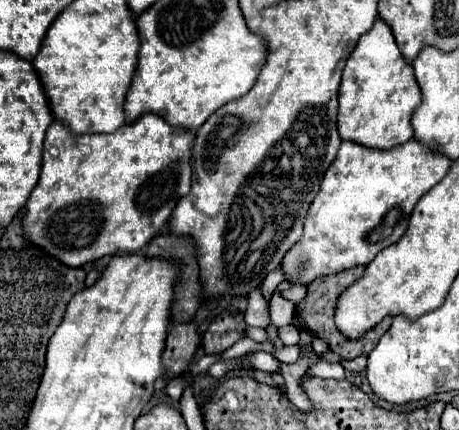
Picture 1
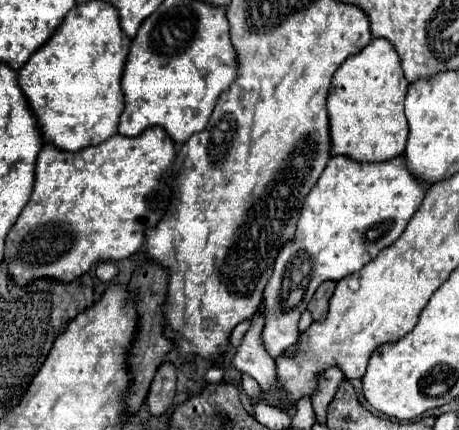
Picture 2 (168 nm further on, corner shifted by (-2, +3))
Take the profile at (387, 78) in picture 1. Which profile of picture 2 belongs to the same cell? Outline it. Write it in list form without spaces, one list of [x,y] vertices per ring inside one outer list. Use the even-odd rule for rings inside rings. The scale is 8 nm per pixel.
[[[373,38],[359,54],[349,56],[335,72],[329,96],[329,156],[347,156],[355,162],[387,162],[403,154],[407,140],[407,120],[403,100],[409,82],[403,78],[399,56],[391,42]]]

